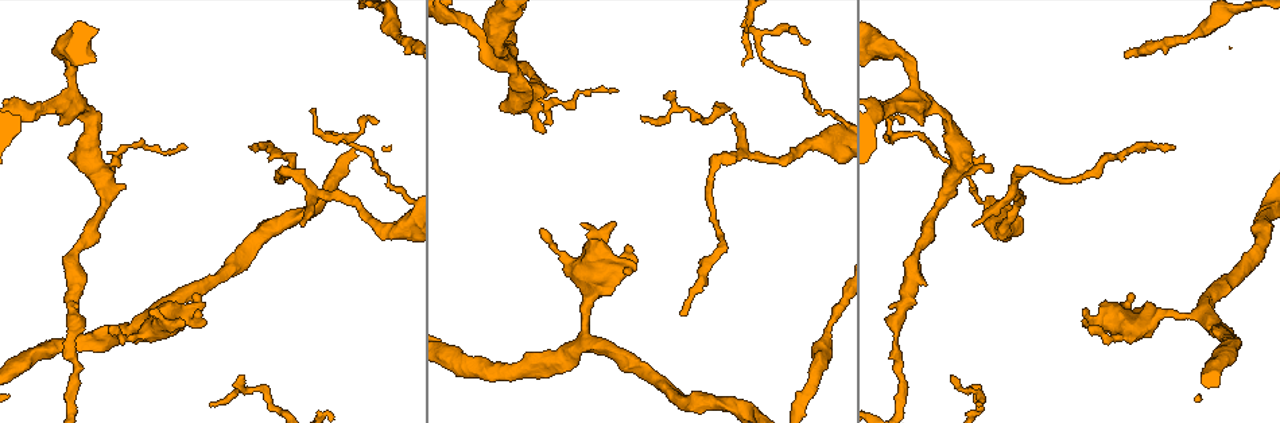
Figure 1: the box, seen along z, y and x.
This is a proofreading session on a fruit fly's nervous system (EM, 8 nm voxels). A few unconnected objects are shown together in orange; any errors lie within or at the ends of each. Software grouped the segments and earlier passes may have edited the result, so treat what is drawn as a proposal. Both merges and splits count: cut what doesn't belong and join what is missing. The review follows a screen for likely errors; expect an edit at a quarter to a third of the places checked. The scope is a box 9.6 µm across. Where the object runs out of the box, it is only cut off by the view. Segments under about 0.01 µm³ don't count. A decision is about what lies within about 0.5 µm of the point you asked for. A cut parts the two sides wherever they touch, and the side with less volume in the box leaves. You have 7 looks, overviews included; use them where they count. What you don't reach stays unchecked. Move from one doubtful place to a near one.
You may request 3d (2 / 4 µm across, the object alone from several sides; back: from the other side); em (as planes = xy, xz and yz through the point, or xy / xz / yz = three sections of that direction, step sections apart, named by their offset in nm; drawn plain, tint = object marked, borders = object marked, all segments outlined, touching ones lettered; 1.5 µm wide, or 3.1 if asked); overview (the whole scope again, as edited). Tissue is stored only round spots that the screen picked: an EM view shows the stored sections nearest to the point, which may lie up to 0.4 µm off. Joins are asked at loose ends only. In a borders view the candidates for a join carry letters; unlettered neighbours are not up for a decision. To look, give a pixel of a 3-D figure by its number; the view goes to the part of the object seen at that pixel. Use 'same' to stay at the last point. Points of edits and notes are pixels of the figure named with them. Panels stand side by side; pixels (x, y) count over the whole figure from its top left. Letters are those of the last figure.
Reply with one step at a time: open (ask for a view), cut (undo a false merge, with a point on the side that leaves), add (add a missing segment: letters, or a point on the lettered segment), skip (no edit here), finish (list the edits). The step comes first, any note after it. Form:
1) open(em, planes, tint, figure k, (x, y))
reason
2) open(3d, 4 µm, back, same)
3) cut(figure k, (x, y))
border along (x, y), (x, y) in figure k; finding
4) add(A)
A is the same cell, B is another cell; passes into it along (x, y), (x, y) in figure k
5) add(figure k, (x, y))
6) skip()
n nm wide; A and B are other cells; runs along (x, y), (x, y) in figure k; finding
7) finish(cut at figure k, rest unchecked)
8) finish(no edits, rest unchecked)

open(em, xz, step 8, tint, figure 1, (556, 250))
sudden change in width

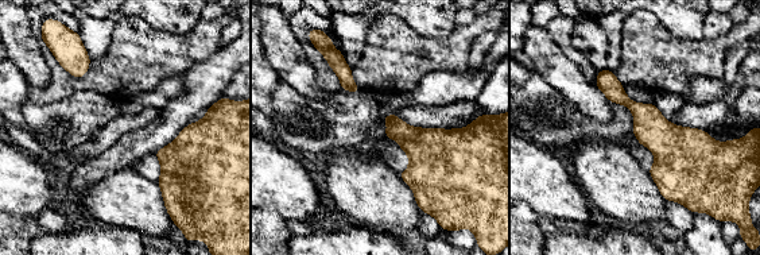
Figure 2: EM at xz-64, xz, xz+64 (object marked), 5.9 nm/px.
open(em, xz, step 8, borders, same)

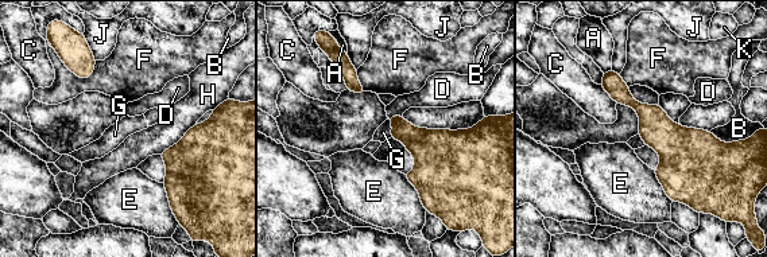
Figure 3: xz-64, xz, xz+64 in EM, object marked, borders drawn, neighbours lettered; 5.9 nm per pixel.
skip()
70 nm wide; A, B, C, D, E, F, G, H, J and K are other cells; all the same neuron

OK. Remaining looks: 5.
open(em, xy, step 4, tint, figure 1, (683, 314))
an open end

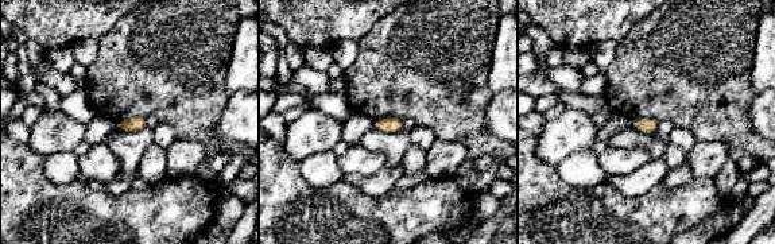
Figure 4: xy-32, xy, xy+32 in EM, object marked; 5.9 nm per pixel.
open(em, planes, borders, same)

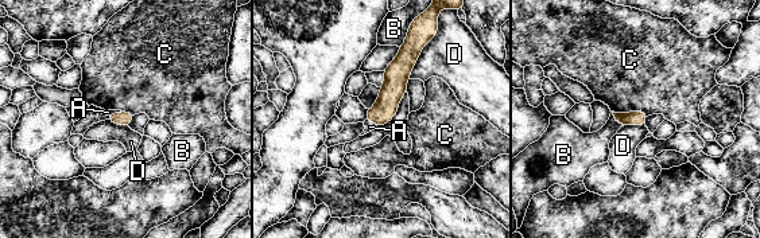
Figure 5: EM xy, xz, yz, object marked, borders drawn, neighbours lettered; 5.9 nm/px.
add(A)
A is the same cell, B, C and D are other cells; passes into it along (394, 88), (372, 123), (369, 127) in figure 5; the neuron continues

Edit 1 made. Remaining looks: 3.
open(em, xz, step 4, tint, figure 1, (1196, 314))
sharp bend

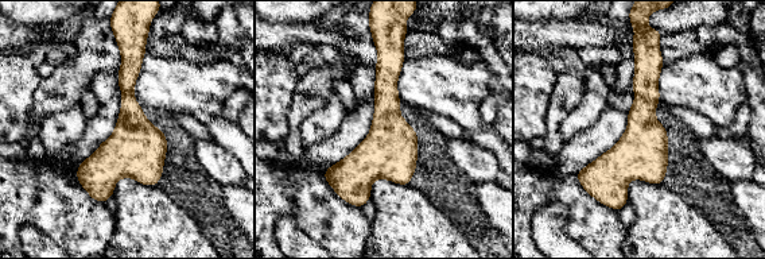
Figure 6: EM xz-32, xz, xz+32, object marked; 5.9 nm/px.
open(em, planes, borders, same)
another direction

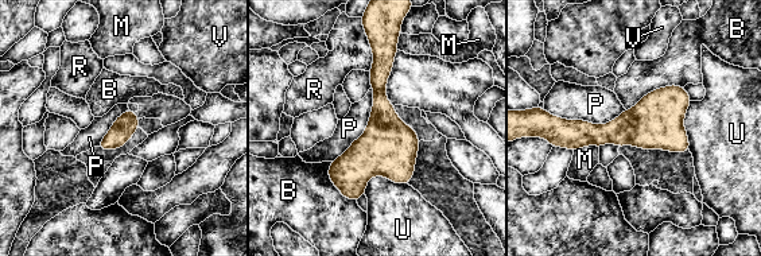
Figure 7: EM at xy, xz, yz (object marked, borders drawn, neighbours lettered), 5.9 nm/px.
skip()
140 nm wide; B, M, P, R, U and V are other cells; border along (544, 108), (598, 124), (625, 109) in figure 7; one neuron here

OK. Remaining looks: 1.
finish(add at figure 5, rest unchecked)

